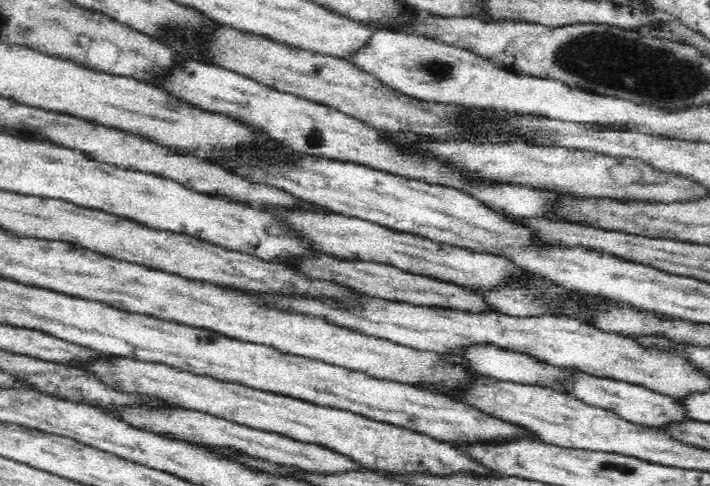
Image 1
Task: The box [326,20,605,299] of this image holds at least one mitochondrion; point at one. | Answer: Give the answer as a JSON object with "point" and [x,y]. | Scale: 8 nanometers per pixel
{"point":[439,70]}

